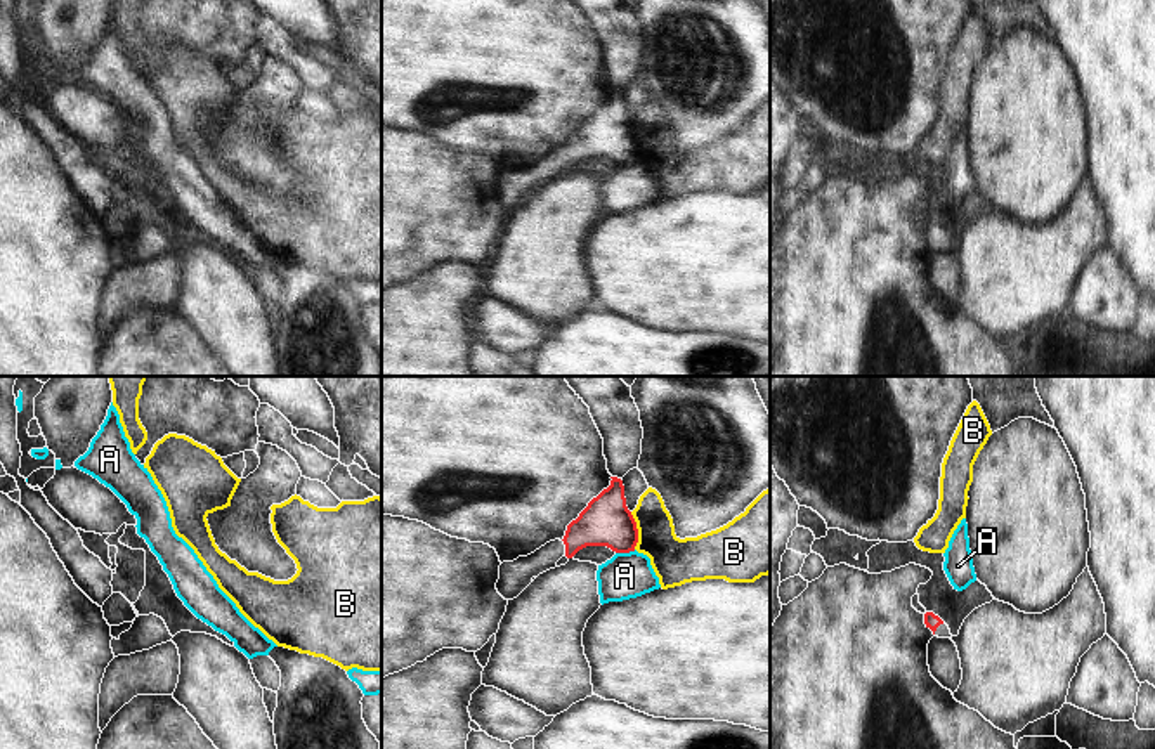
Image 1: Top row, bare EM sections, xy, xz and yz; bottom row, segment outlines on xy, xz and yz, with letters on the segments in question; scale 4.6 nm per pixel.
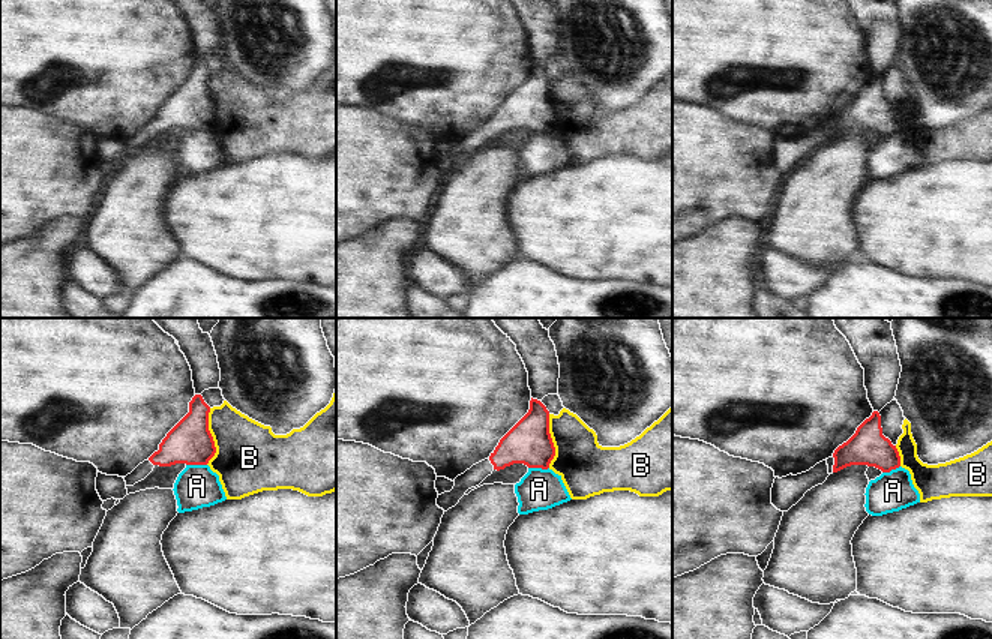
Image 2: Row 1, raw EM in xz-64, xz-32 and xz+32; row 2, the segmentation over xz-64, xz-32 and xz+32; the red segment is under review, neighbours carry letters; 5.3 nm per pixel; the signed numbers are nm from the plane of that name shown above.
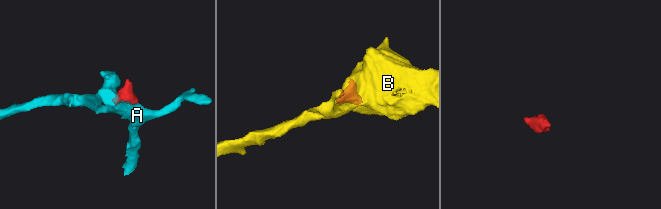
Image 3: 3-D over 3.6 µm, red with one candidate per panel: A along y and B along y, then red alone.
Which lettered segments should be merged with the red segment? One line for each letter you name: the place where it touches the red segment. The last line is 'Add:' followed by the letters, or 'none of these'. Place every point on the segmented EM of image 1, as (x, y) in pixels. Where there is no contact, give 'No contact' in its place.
Add: none of these

